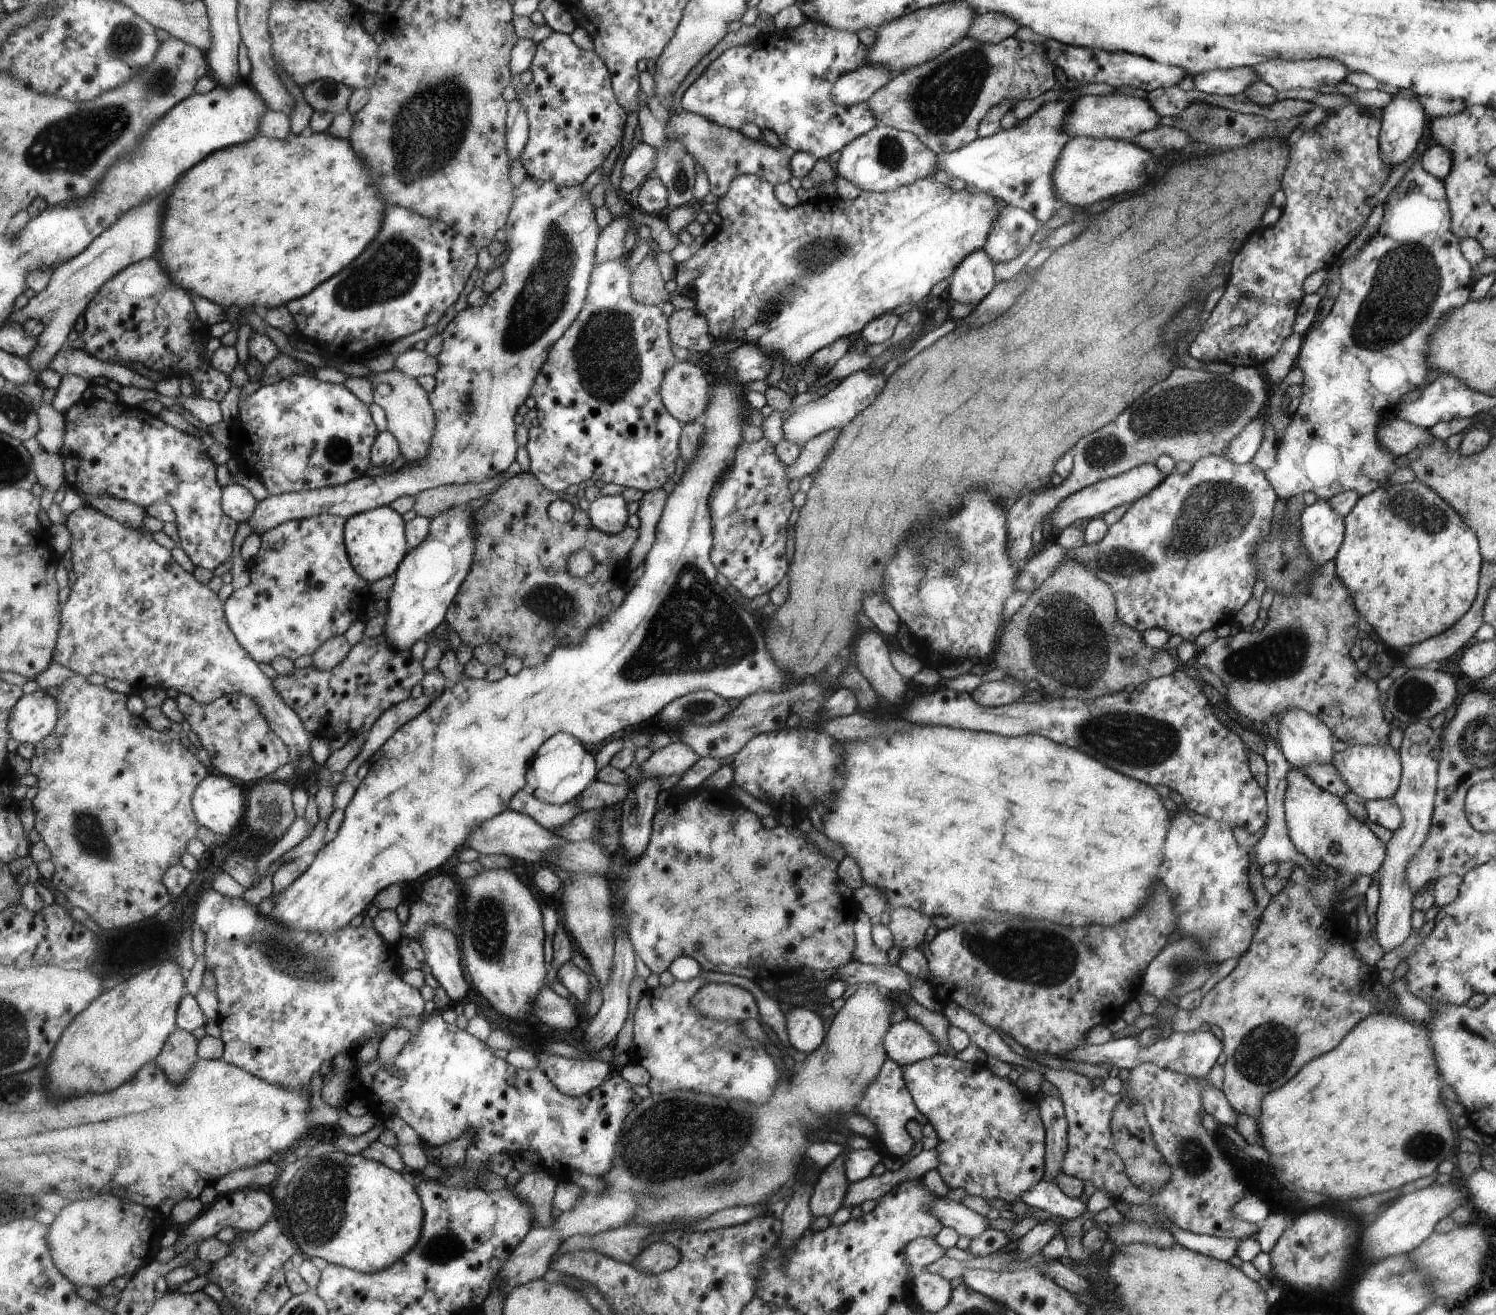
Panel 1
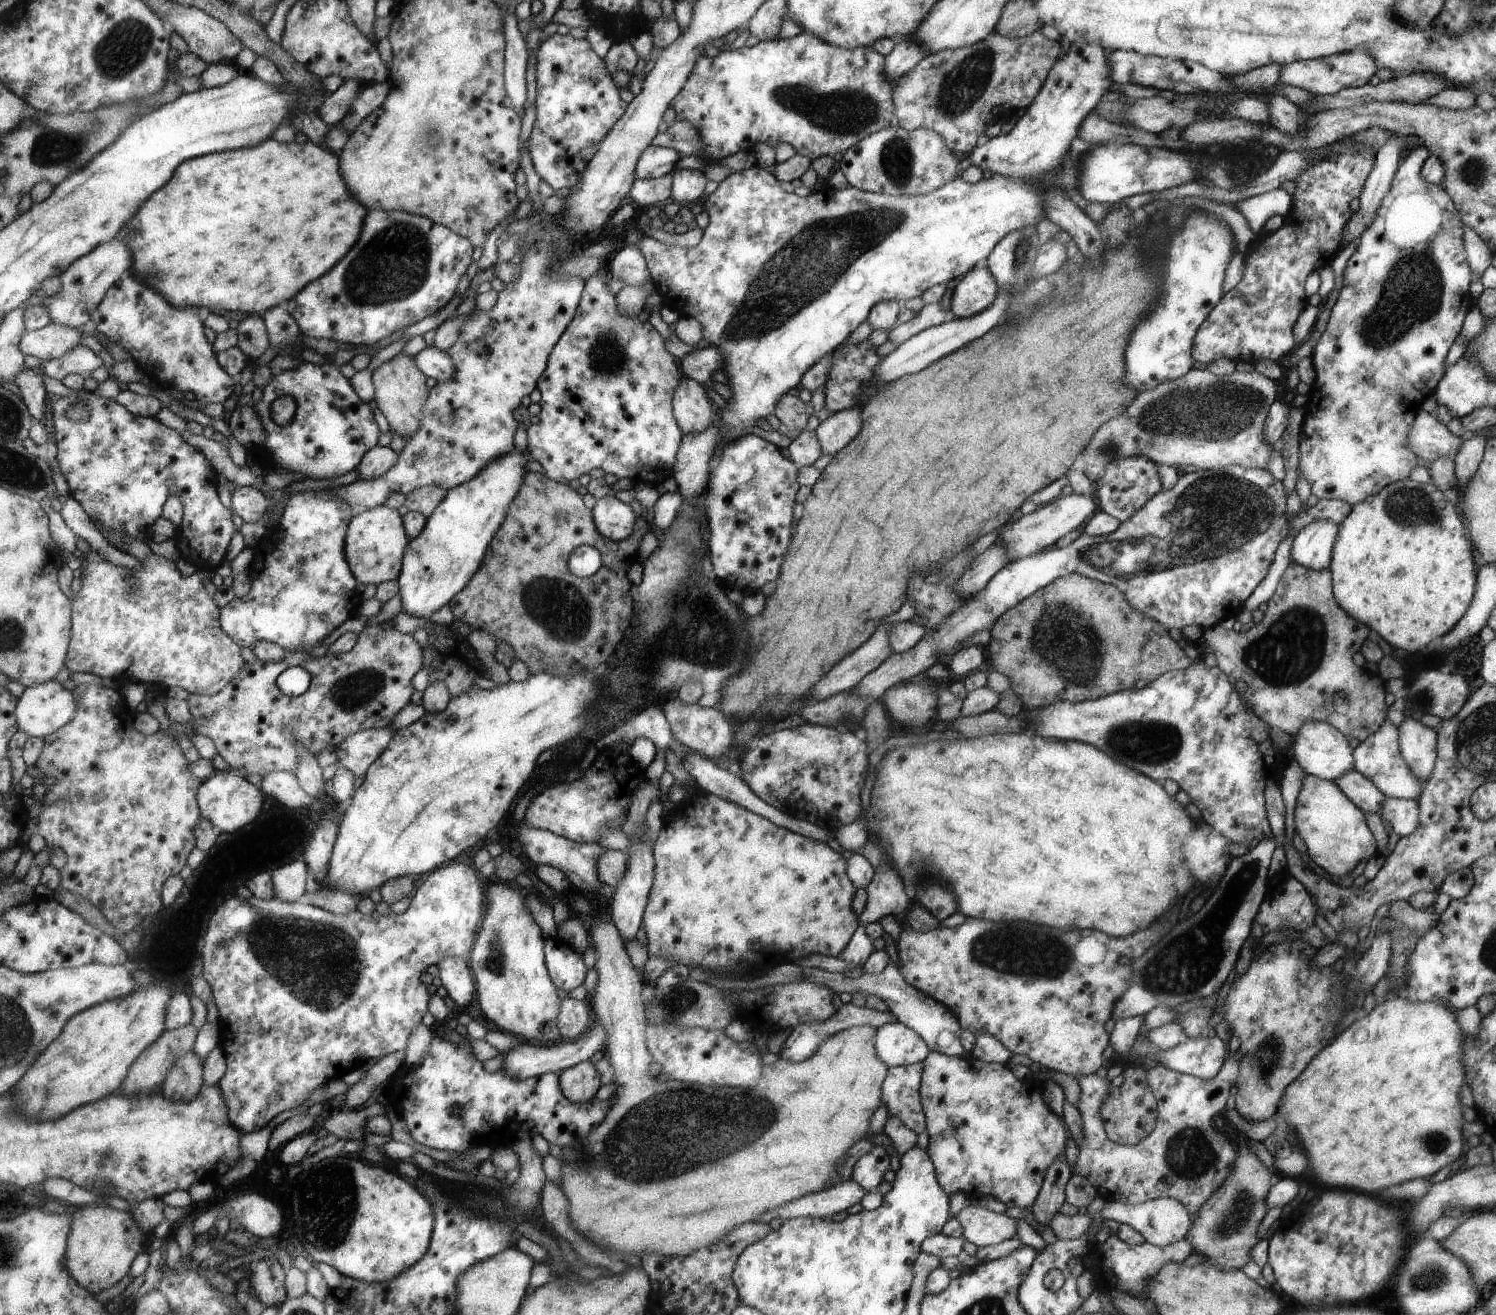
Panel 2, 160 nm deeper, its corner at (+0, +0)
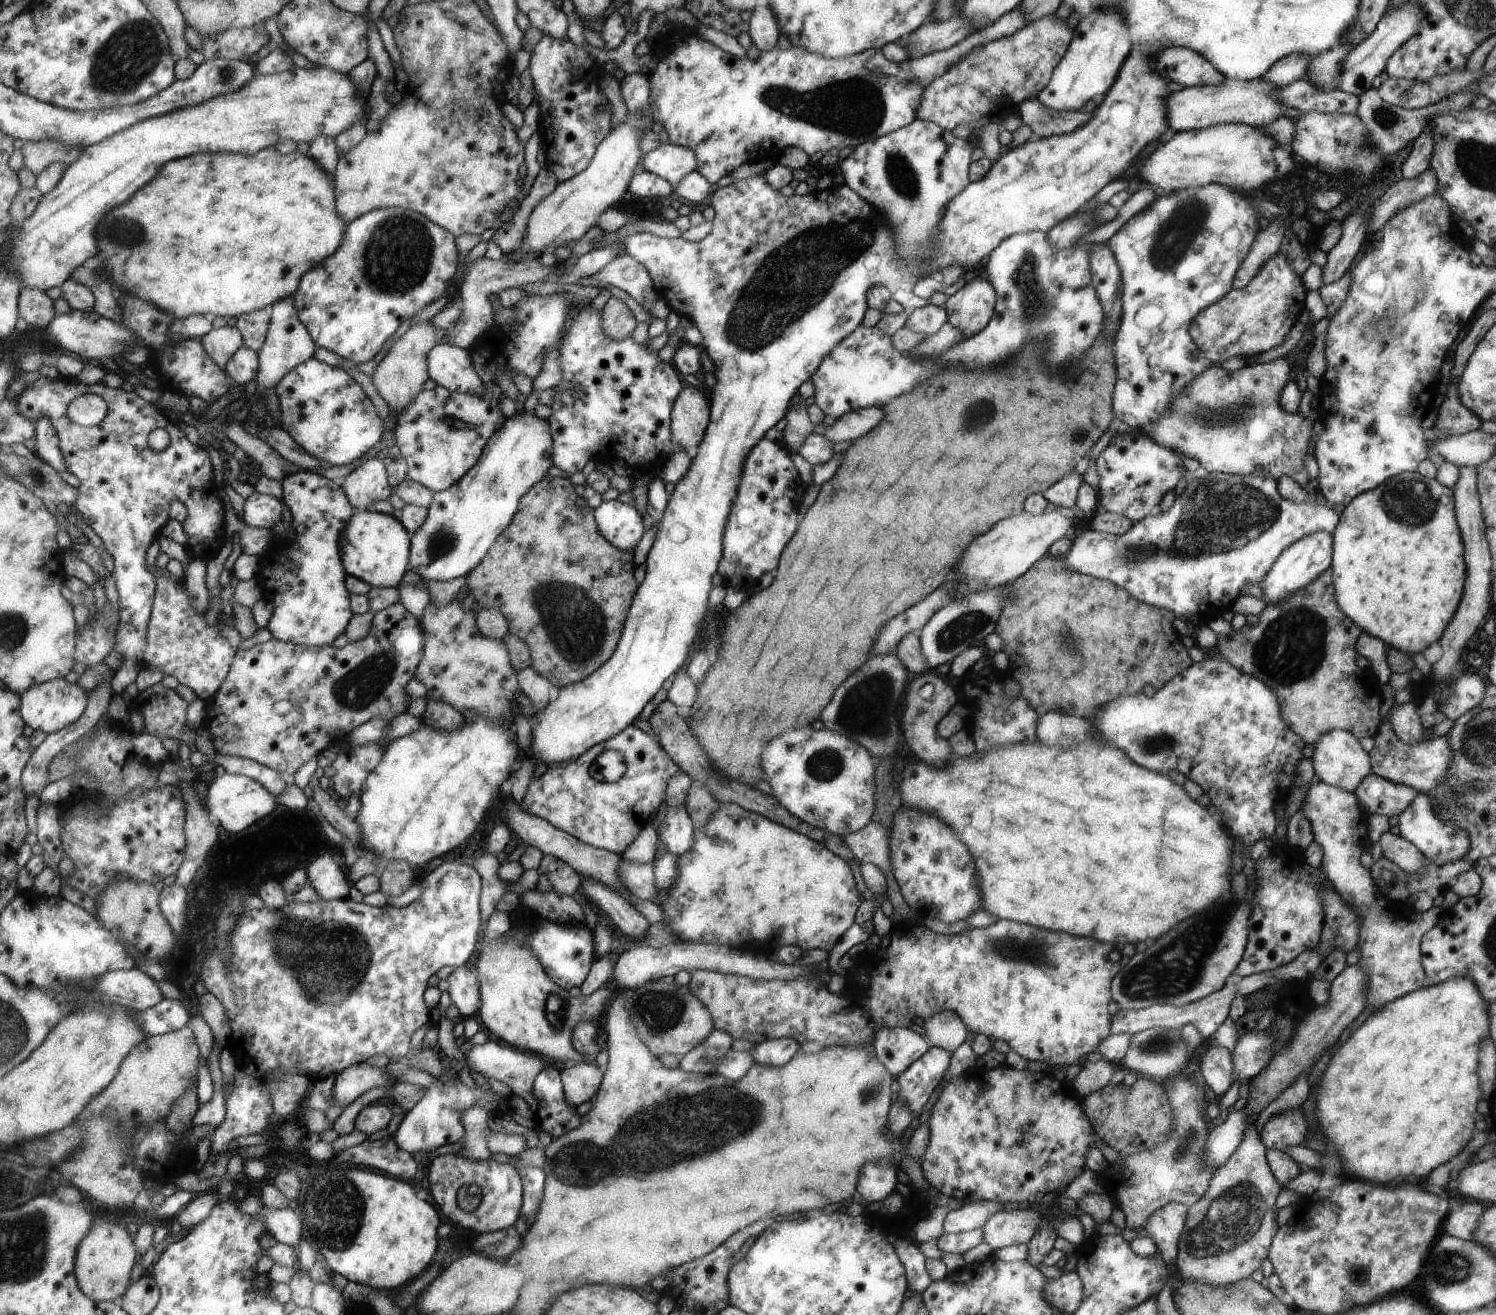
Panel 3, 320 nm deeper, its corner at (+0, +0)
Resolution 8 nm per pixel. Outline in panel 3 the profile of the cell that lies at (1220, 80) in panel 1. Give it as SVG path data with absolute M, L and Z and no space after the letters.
M1290 52L1276 60L1260 79L1269 81L1277 87L1284 87L1306 76L1309 61L1310 56L1307 53Z

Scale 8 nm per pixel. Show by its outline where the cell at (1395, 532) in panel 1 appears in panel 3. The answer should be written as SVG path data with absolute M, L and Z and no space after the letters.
M1416 470L1404 472L1385 479L1383 483L1371 490L1363 491L1351 503L1347 503L1340 514L1336 530L1332 532L1332 560L1329 570L1333 573L1336 603L1368 635L1382 640L1387 646L1399 649L1408 655L1413 652L1425 652L1431 642L1437 642L1456 612L1464 592L1464 580L1467 574L1463 560L1463 536L1456 520L1455 497L1452 489L1442 485L1438 480L1421 476Z

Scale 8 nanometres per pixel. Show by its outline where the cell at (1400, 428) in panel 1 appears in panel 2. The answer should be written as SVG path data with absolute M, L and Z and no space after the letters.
M1421 411L1410 427L1406 445L1431 463L1440 456L1452 459L1463 441L1460 435L1450 433L1445 425L1438 422L1434 413Z

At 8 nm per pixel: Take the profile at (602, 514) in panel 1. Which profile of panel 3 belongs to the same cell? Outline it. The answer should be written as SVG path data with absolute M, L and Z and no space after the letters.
M612 499L601 502L595 512L598 527L611 544L626 551L635 551L646 533L642 512L635 504Z

